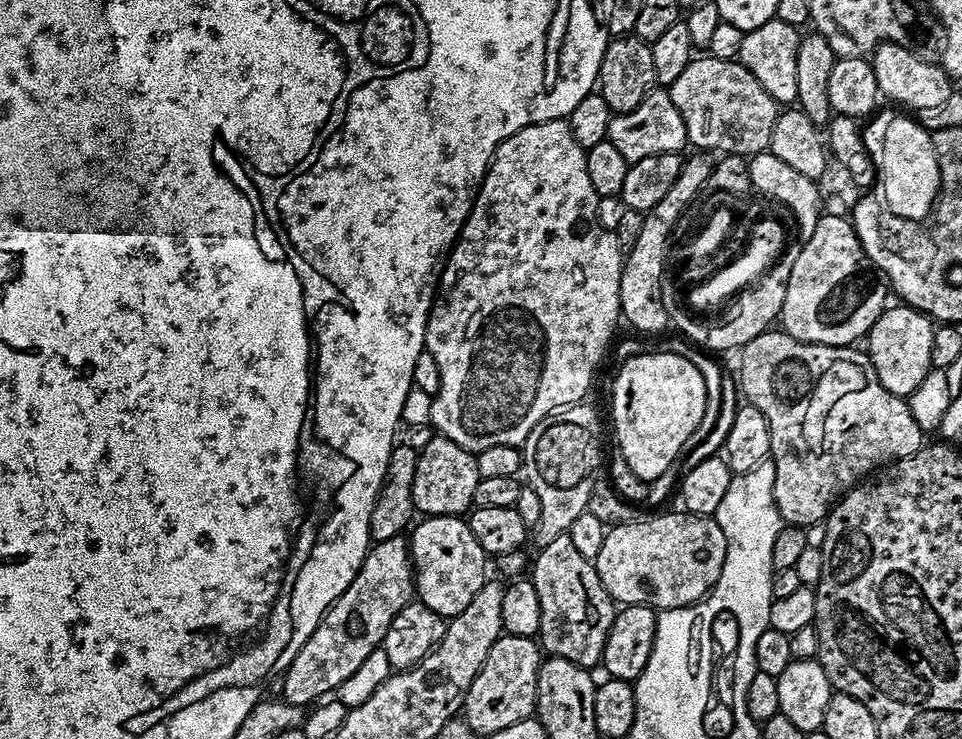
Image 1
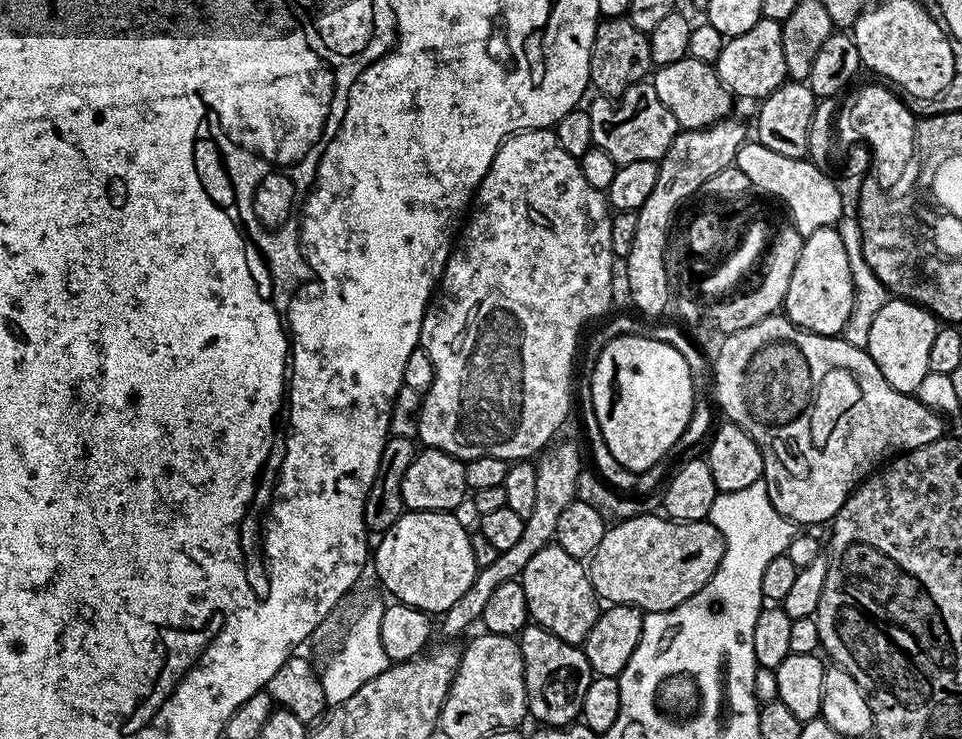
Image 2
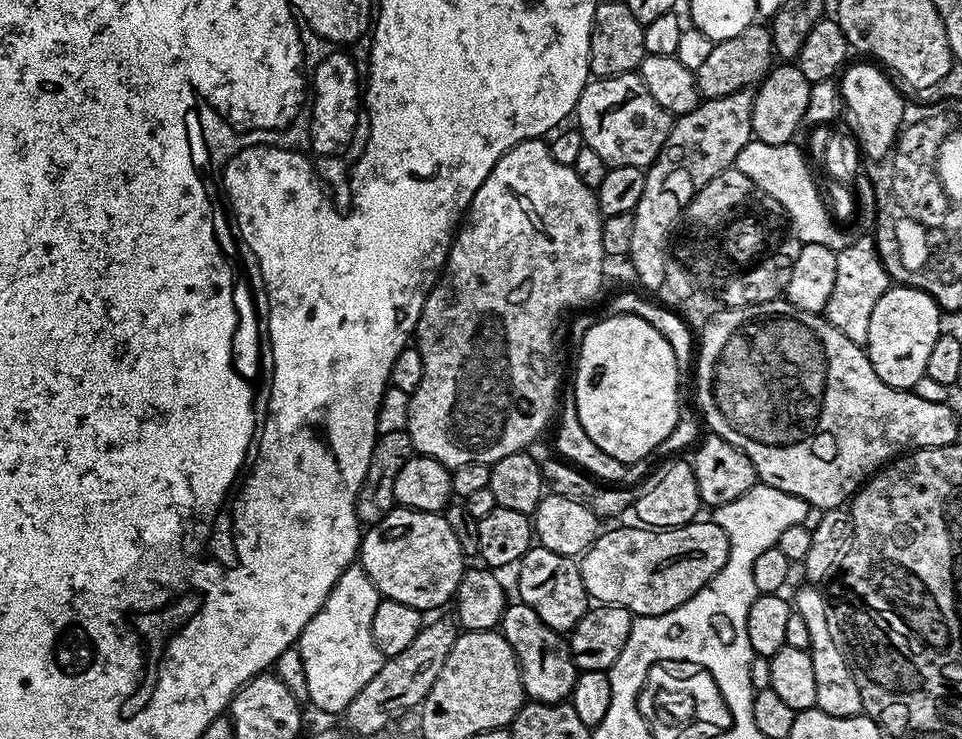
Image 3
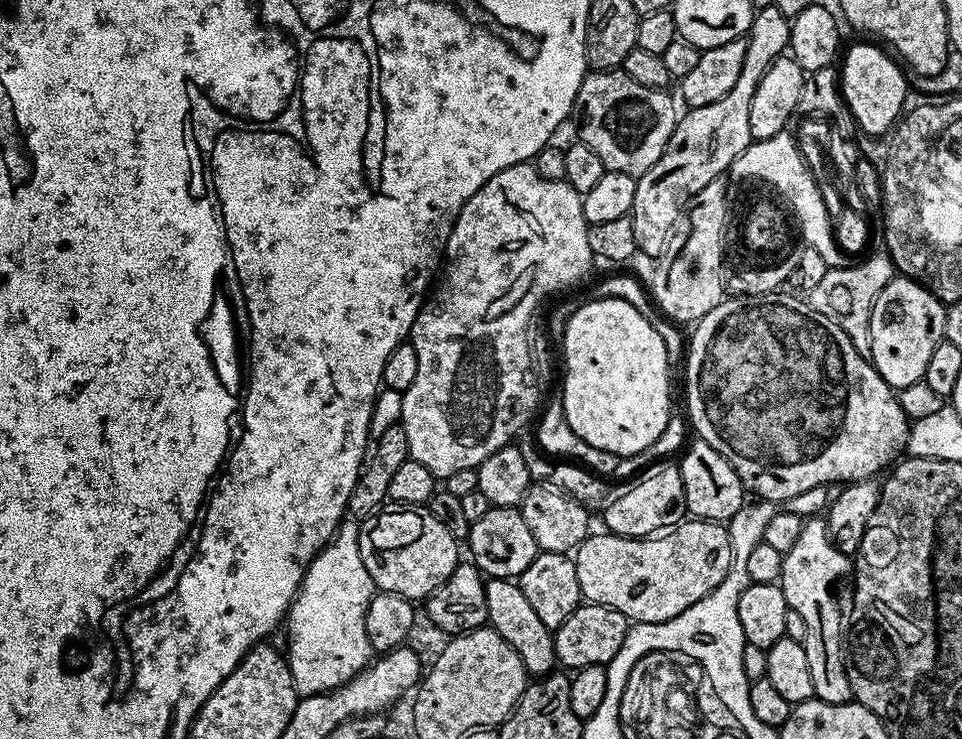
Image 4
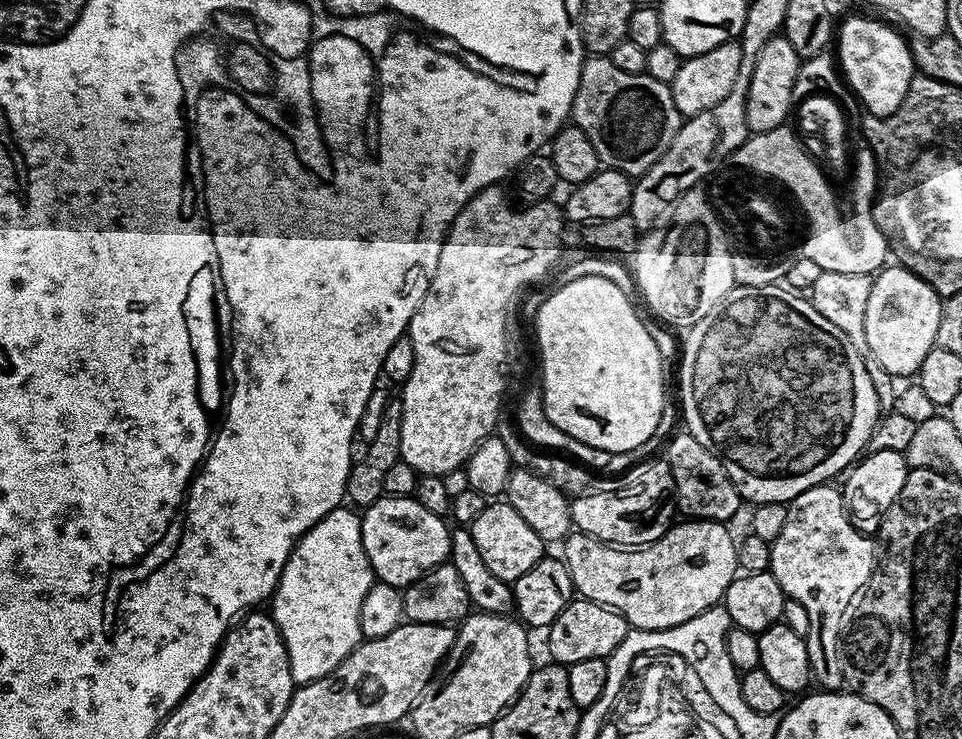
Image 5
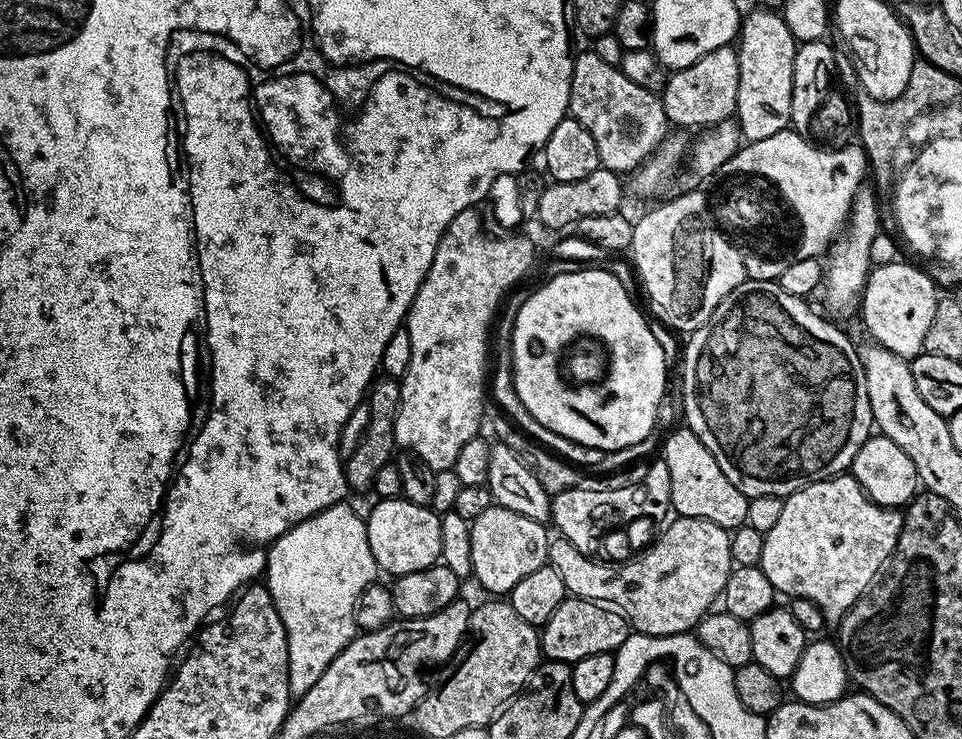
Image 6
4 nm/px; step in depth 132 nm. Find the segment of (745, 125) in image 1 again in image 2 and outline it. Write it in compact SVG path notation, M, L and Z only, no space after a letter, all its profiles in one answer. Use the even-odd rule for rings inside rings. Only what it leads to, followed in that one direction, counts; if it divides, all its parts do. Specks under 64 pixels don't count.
M687 55L678 62L670 62L670 66L656 68L650 83L654 90L658 90L658 98L662 98L666 110L674 114L681 129L709 128L731 113L728 111L732 108L734 97L726 90L726 86L722 86L715 67L706 62L698 62L693 56Z

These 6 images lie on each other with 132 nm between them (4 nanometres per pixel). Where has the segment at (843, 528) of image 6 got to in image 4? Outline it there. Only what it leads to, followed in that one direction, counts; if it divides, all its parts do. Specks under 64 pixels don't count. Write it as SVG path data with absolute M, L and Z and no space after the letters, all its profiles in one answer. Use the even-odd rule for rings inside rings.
M805 519L802 526L802 534L798 542L788 552L783 553L781 562L781 574L778 581L784 592L784 597L791 611L797 612L806 622L806 638L803 640L806 650L806 662L810 662L810 678L814 678L814 697L822 702L831 704L847 704L853 699L850 678L844 669L844 649L842 647L842 608L832 593L832 587L850 572L850 560L843 552L839 552L834 542L828 536L828 526L823 519Z

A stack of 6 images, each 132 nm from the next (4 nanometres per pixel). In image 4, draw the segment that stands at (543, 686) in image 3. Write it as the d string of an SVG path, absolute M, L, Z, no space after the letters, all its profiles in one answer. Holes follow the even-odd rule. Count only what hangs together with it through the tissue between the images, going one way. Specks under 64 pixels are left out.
M489 579L486 583L486 610L488 624L498 634L502 634L502 638L506 638L510 646L514 646L518 658L522 658L522 666L529 677L547 676L557 667L553 629L547 628L539 620L538 614L534 614L534 609L530 607L526 594L522 594L519 583L512 580Z

